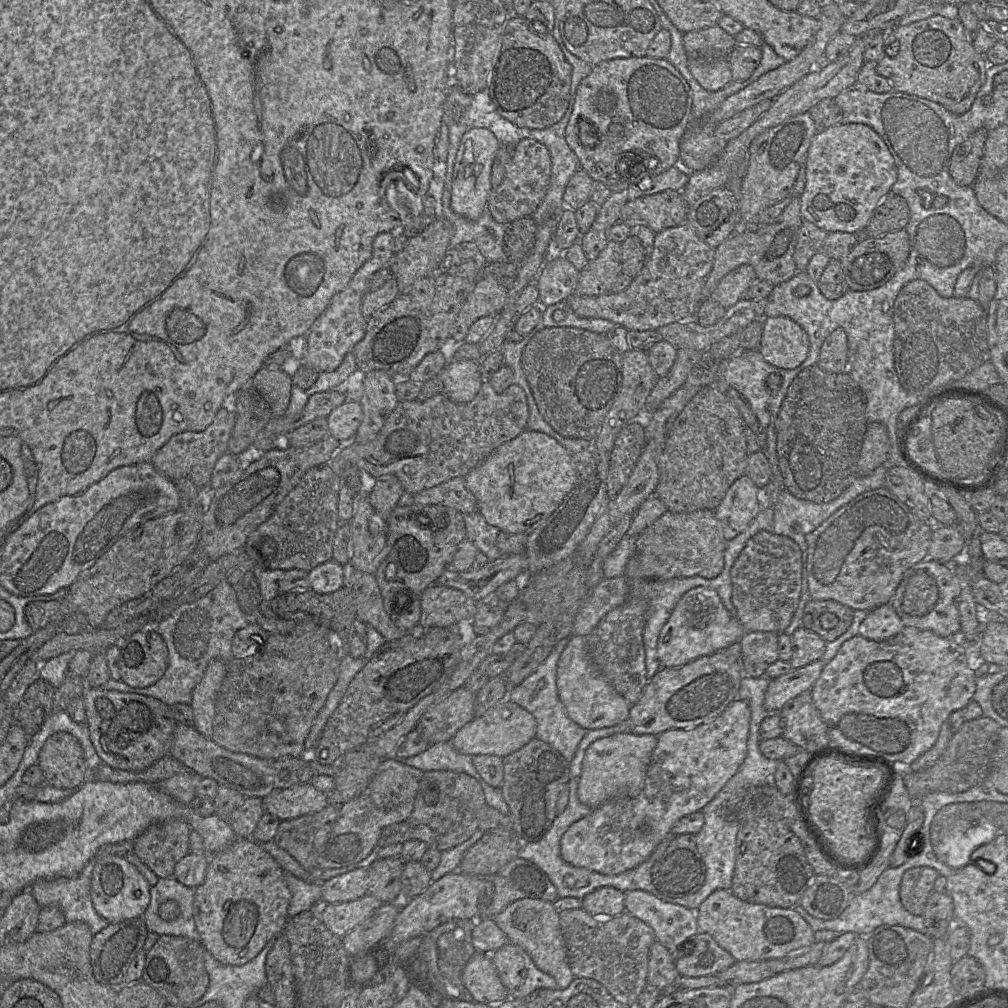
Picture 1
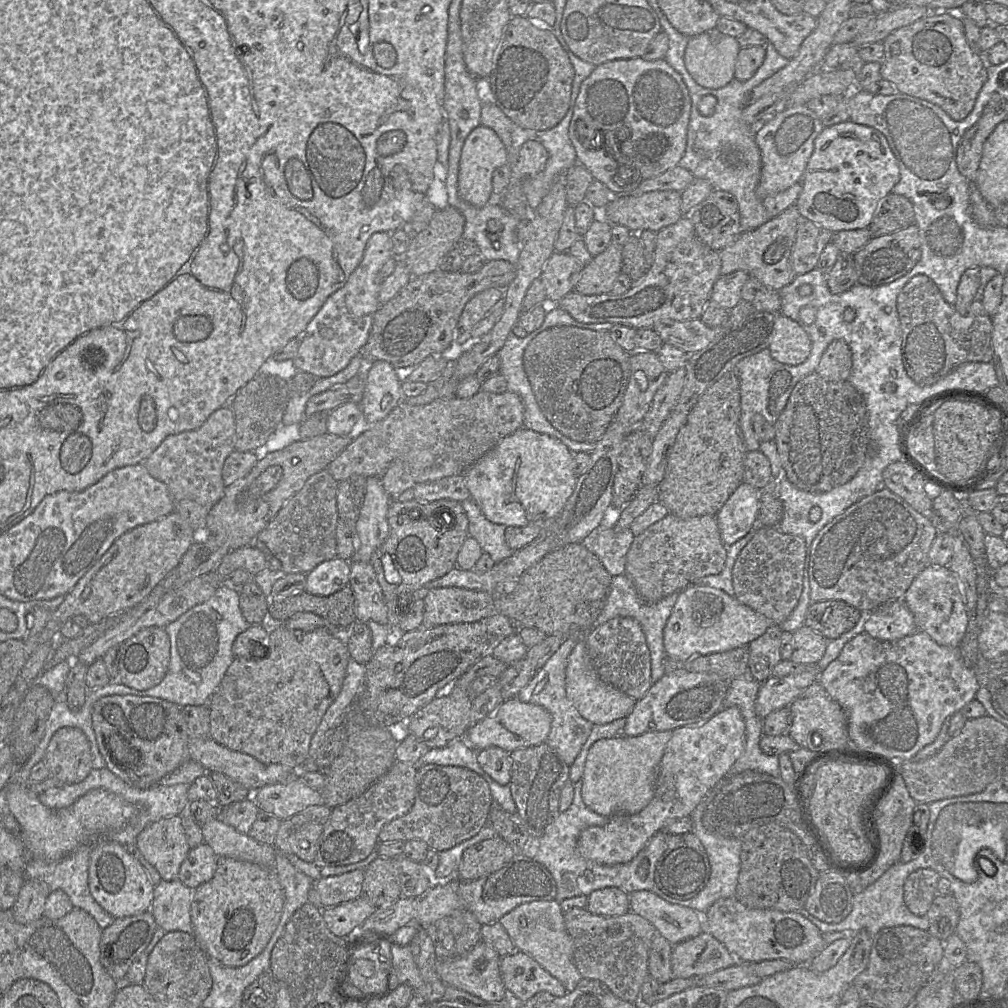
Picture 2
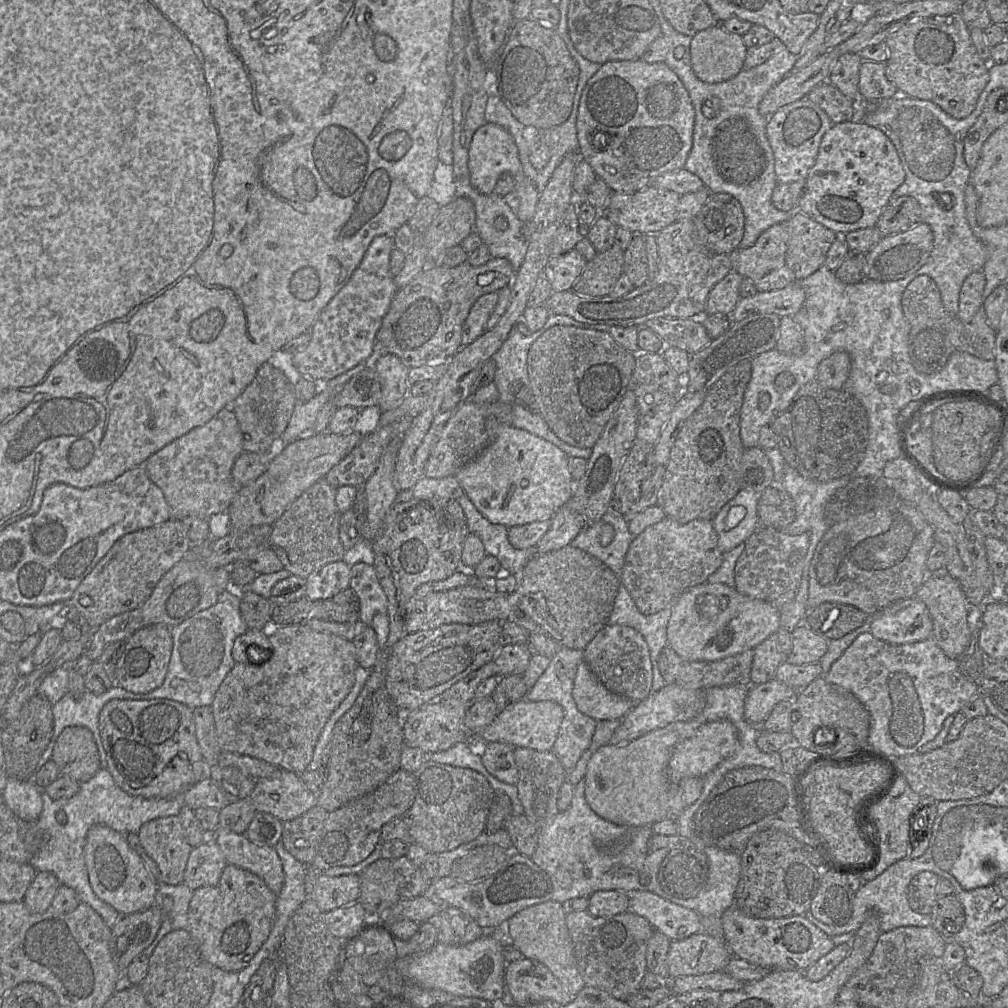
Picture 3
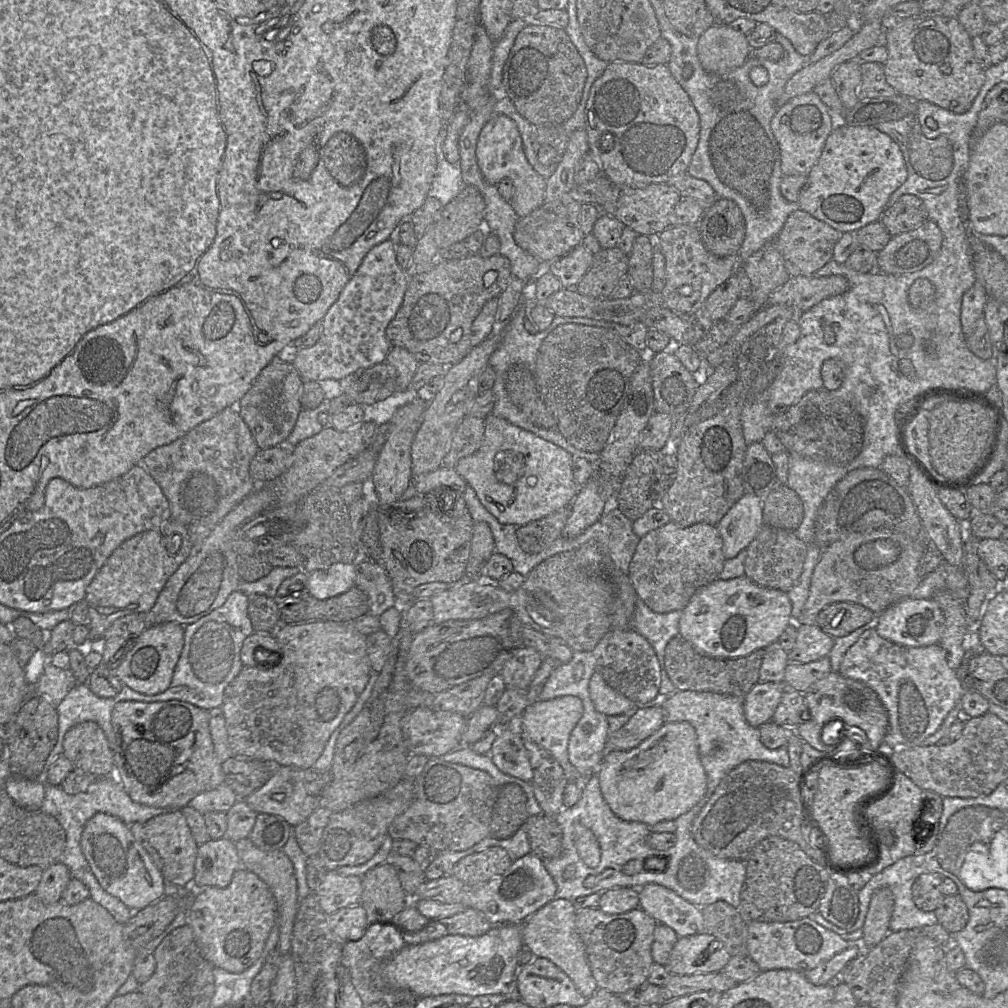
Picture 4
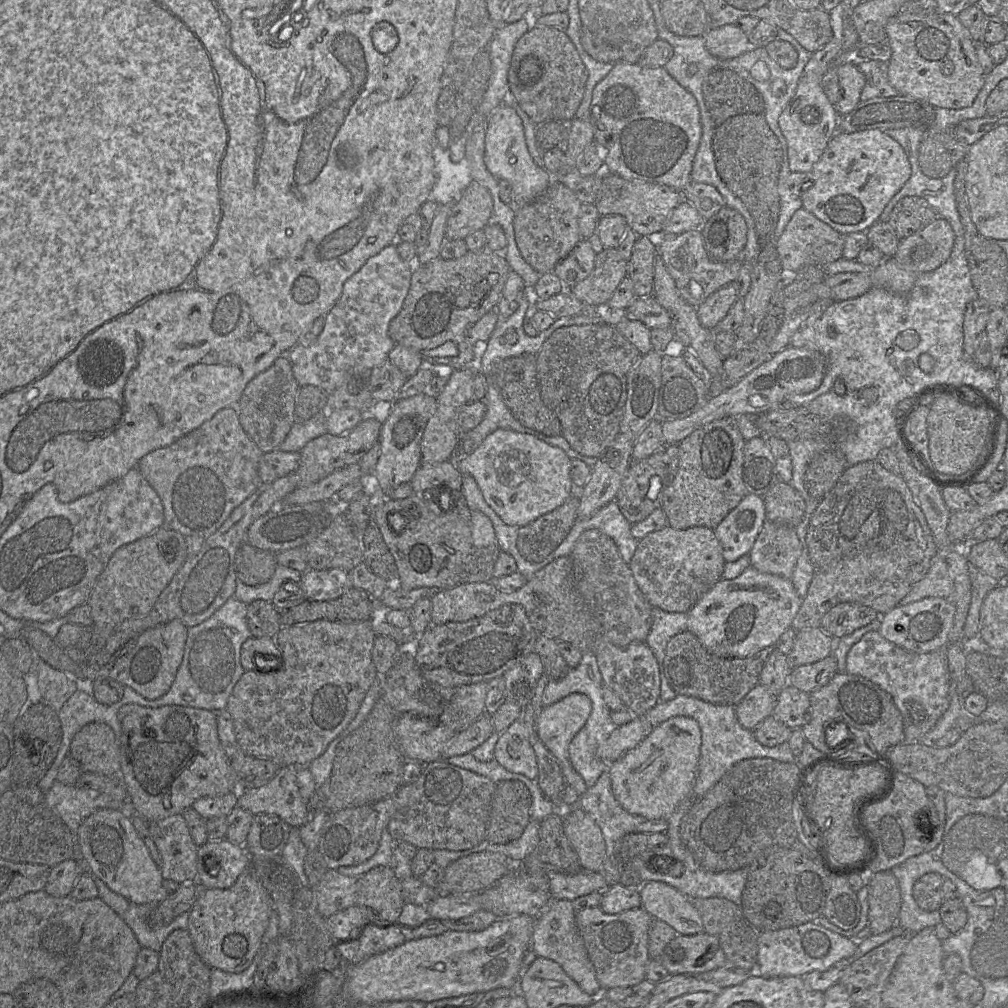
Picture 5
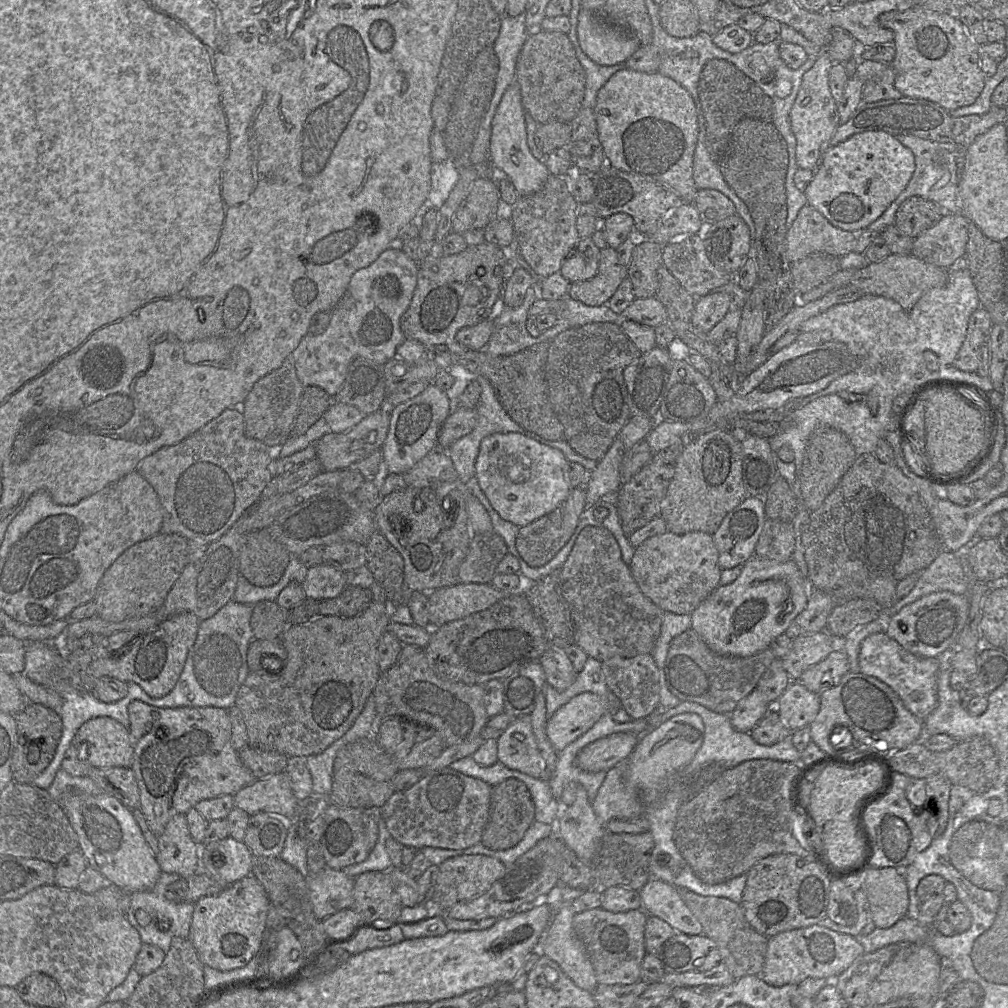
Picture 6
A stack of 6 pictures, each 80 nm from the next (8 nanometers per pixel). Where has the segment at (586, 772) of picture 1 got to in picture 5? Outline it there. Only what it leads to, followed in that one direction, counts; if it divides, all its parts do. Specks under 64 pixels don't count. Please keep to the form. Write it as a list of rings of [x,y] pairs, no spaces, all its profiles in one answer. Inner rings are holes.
[[[675,716],[660,723],[635,748],[608,764],[615,799],[631,814],[668,820],[694,788],[700,750],[701,729],[695,719]]]

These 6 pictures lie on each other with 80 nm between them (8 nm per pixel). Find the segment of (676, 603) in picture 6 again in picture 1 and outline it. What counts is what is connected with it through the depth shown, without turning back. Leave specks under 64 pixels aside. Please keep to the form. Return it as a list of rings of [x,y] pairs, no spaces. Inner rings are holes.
[[[714,510],[666,511],[636,538],[635,552],[639,557],[639,578],[650,580],[690,576],[714,578],[723,569],[726,543]]]

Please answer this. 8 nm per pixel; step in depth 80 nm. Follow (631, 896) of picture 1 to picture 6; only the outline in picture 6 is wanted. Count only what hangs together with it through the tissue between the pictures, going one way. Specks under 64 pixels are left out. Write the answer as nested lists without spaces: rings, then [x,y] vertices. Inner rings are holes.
[[[649,879],[639,890],[642,910],[671,925],[676,933],[703,934],[703,927],[681,899],[676,887],[660,880]]]

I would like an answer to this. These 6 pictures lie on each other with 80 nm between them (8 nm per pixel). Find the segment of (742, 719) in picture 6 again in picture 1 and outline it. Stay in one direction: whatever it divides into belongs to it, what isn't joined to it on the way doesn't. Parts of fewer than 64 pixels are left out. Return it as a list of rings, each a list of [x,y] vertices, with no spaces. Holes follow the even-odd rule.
[[[817,660],[772,679],[765,694],[766,710],[769,713],[779,712],[788,701],[811,690],[823,668],[823,662]]]

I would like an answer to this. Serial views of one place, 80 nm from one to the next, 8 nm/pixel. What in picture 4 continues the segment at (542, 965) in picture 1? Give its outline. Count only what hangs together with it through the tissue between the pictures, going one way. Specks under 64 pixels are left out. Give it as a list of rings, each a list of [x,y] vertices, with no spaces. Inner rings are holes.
[[[555,898],[521,924],[521,933],[524,947],[536,958],[545,958],[554,963],[573,981],[581,995],[589,998],[598,986],[589,966],[584,942],[576,929],[576,912],[573,902]]]

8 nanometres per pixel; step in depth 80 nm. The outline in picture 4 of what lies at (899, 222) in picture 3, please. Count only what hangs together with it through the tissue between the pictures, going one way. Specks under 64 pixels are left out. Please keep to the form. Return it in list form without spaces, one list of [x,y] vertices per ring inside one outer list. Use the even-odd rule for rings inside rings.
[[[903,194],[885,208],[880,221],[890,235],[894,236],[915,229],[927,219],[922,200],[913,194]]]

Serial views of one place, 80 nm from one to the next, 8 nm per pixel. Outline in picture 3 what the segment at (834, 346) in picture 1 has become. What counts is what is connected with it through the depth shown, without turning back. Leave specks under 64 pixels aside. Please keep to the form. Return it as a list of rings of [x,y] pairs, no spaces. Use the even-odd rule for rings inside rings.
[[[837,351],[818,365],[817,381],[824,388],[840,390],[851,369],[851,359],[845,351]]]

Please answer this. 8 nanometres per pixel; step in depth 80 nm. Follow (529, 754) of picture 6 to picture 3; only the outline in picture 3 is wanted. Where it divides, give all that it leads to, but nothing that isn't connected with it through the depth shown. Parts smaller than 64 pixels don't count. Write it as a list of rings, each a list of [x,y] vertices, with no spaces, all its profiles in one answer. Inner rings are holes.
[[[490,742],[487,743],[484,752],[481,755],[482,763],[488,772],[498,780],[511,785],[516,785],[519,777],[518,767],[514,759],[515,748],[519,747],[513,747],[505,742]]]

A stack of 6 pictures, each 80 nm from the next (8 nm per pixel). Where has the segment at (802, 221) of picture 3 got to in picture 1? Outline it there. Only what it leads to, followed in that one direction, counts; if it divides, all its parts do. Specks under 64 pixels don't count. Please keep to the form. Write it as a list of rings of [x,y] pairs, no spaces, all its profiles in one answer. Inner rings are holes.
[[[803,220],[794,249],[794,259],[798,271],[806,270],[810,259],[821,251],[828,233],[812,222]]]

